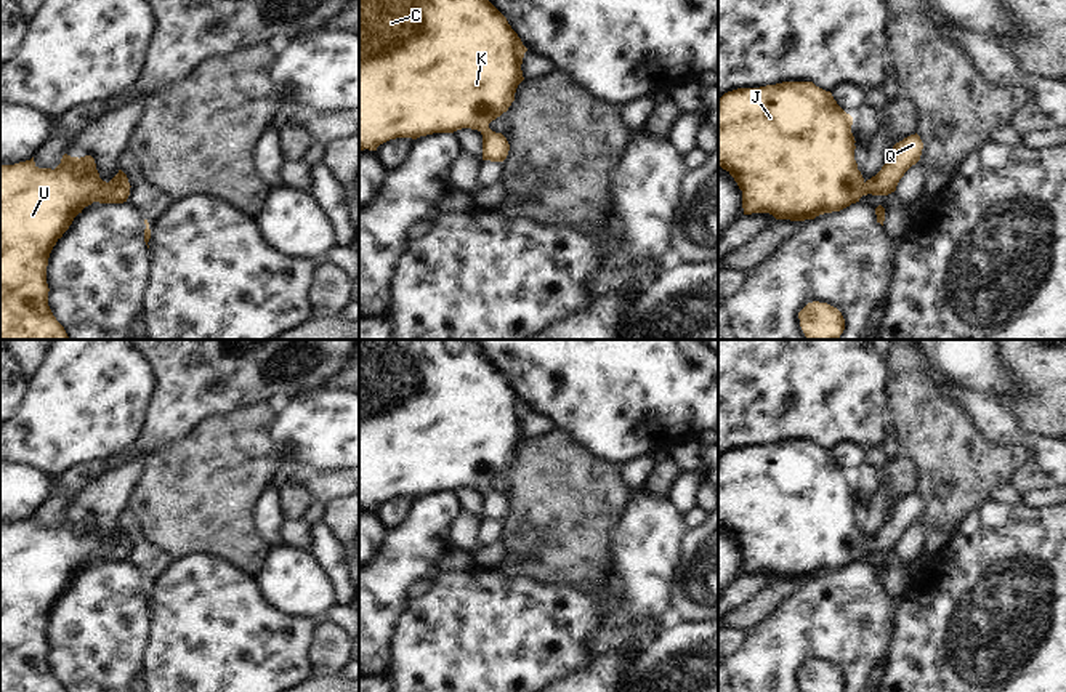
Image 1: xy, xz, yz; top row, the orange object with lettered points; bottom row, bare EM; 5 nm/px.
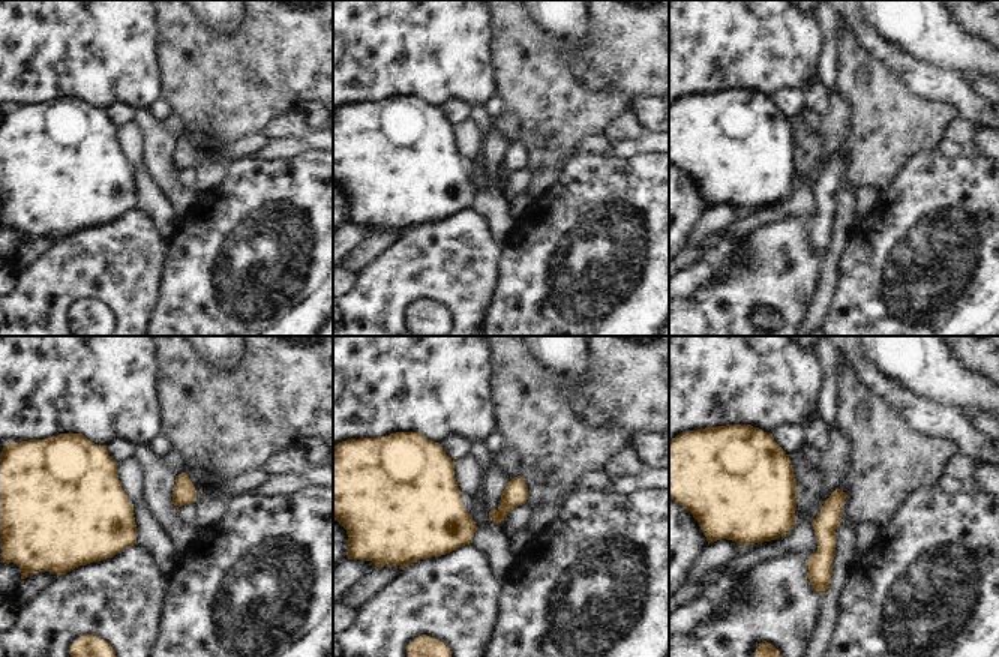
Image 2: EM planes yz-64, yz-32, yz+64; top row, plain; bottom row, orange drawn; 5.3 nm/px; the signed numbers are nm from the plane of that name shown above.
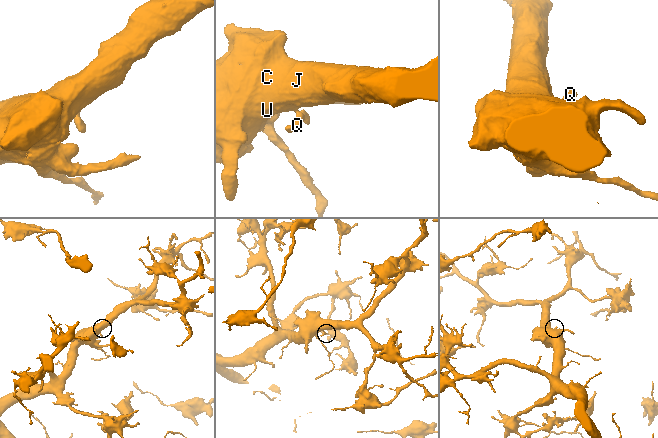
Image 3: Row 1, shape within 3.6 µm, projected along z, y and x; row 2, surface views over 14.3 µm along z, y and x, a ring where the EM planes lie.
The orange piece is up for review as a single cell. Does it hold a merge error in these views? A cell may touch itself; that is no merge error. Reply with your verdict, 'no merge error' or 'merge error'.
no merge error

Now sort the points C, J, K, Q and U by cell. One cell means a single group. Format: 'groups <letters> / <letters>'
groups C J K Q U

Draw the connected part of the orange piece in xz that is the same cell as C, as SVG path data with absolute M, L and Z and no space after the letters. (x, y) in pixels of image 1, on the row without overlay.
M372 340L359 341L359 509L377 506L390 498L412 497L433 492L454 492L462 487L483 493L483 519L503 521L510 503L489 482L508 469L515 460L518 444L524 439L521 423L527 407L511 388L507 376L486 357L478 340Z

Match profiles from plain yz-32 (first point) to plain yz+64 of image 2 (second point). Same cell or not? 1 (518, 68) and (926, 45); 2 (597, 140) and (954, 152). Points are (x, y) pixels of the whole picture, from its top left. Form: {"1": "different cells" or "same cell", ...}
{"1": "different cells", "2": "same cell"}

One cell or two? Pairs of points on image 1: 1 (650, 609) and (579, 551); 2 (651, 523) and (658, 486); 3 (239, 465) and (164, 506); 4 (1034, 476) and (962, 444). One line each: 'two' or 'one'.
1: two
2: two
3: one
4: two

